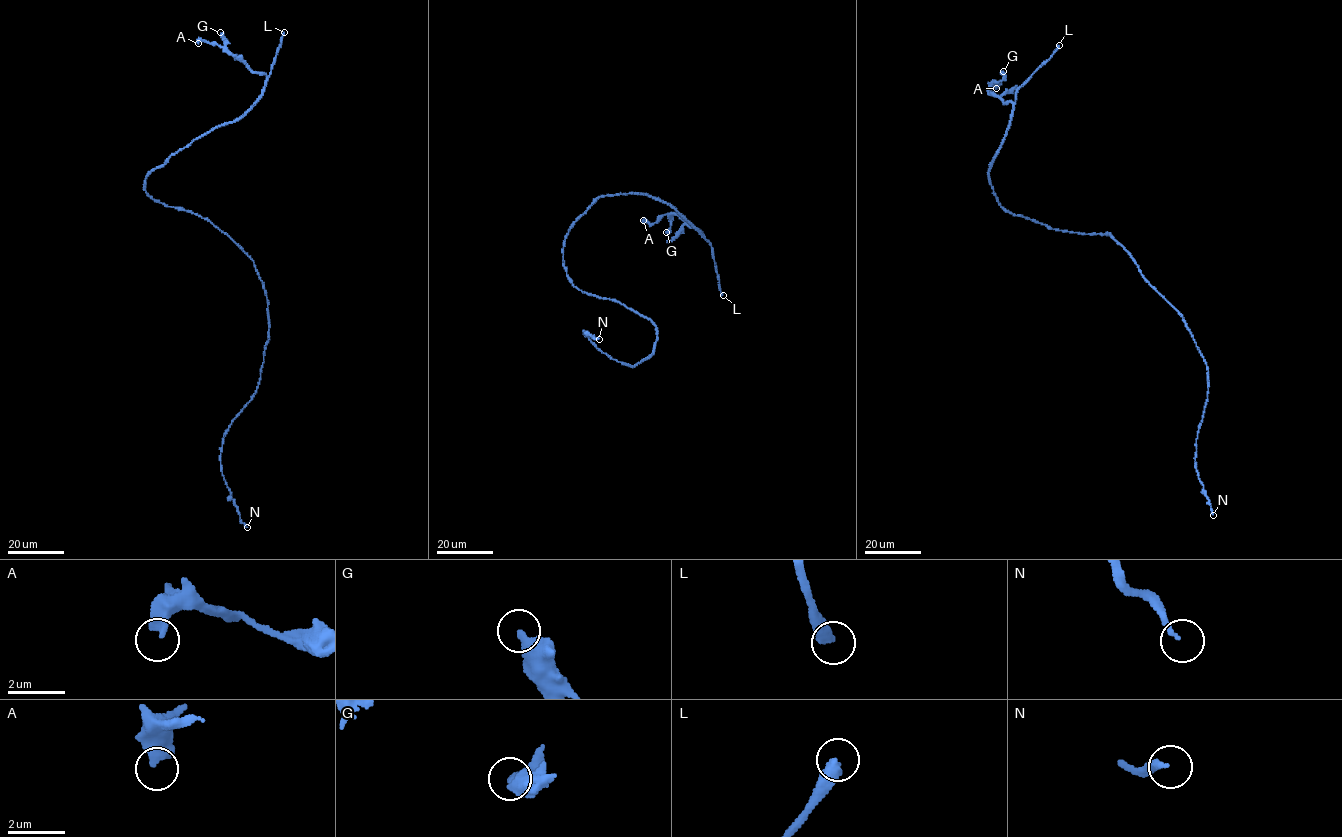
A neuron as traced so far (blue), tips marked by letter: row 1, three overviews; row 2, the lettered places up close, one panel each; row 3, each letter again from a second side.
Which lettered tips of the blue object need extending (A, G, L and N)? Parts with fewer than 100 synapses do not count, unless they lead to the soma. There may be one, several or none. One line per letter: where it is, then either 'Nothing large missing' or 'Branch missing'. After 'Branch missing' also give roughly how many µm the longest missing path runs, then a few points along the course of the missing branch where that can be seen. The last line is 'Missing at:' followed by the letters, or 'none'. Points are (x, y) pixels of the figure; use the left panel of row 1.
A: Place: (198, 43). Nothing large missing
G: Place: (220, 32). Nothing large missing
L: Place: (284, 32). Branch missing. Missing length about 130 µm
N: Place: (247, 527). Nothing large missing
Missing at: L

